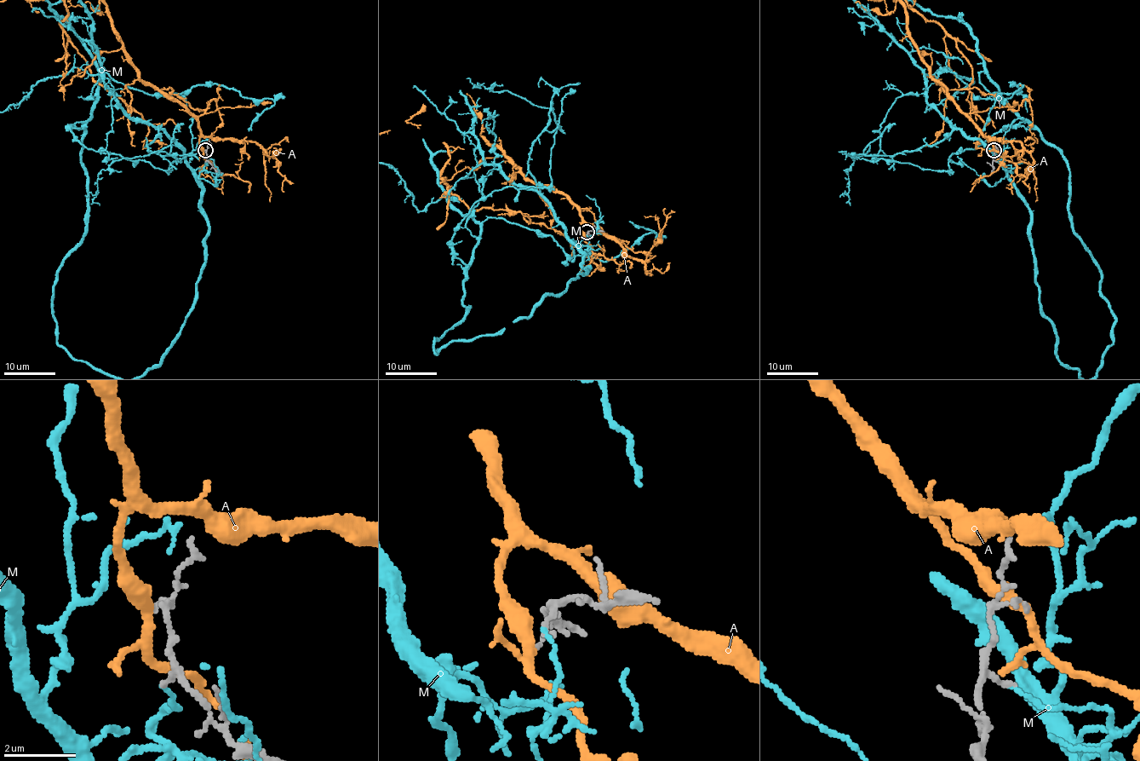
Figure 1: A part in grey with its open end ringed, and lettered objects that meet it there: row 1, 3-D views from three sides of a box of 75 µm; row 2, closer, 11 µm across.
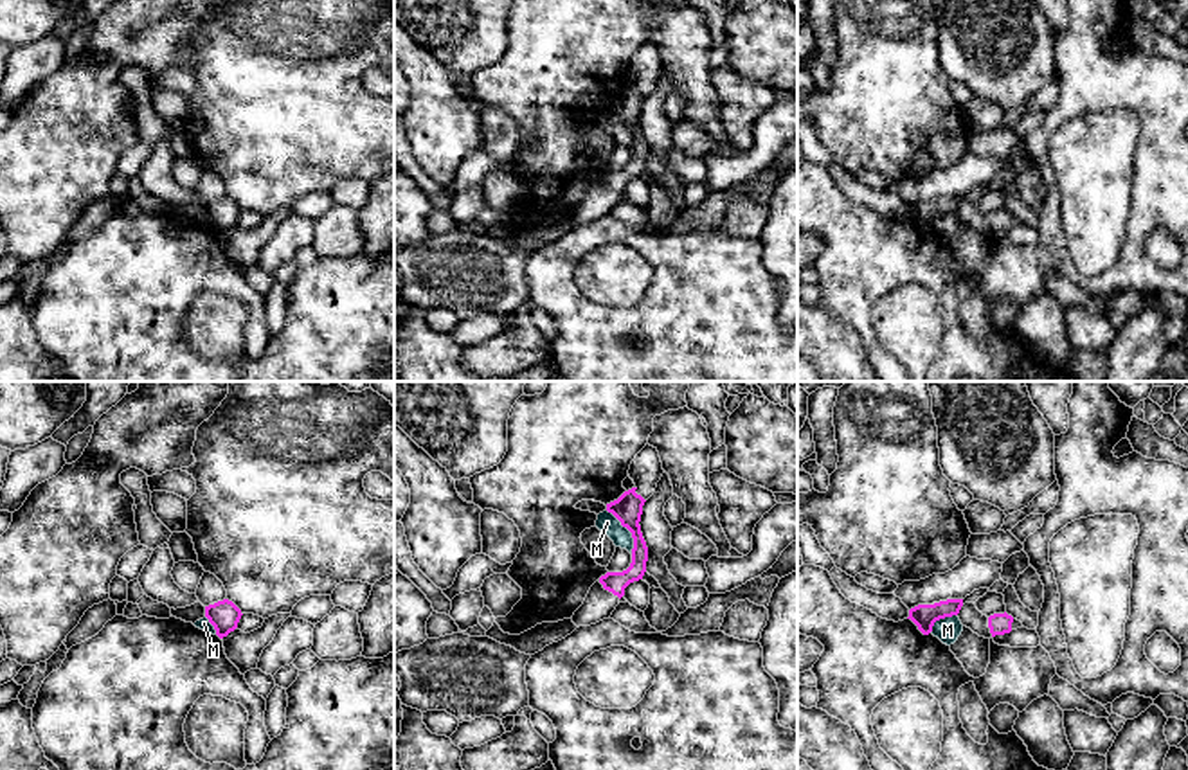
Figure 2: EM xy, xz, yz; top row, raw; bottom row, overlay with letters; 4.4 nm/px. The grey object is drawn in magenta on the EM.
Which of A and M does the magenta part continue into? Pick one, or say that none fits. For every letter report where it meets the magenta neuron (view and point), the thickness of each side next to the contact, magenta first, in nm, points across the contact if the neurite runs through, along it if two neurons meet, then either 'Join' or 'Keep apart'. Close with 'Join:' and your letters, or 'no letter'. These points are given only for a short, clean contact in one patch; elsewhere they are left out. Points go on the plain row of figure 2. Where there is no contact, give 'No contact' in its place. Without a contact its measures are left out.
A: No contact. Keep apart
M: Touches magenta at xz (629, 126). Thickness 130 nm (magenta) against 90 nm. Boundary: xz (607, 107), (630, 130), (632, 150). Keep apart
Join: no letter

